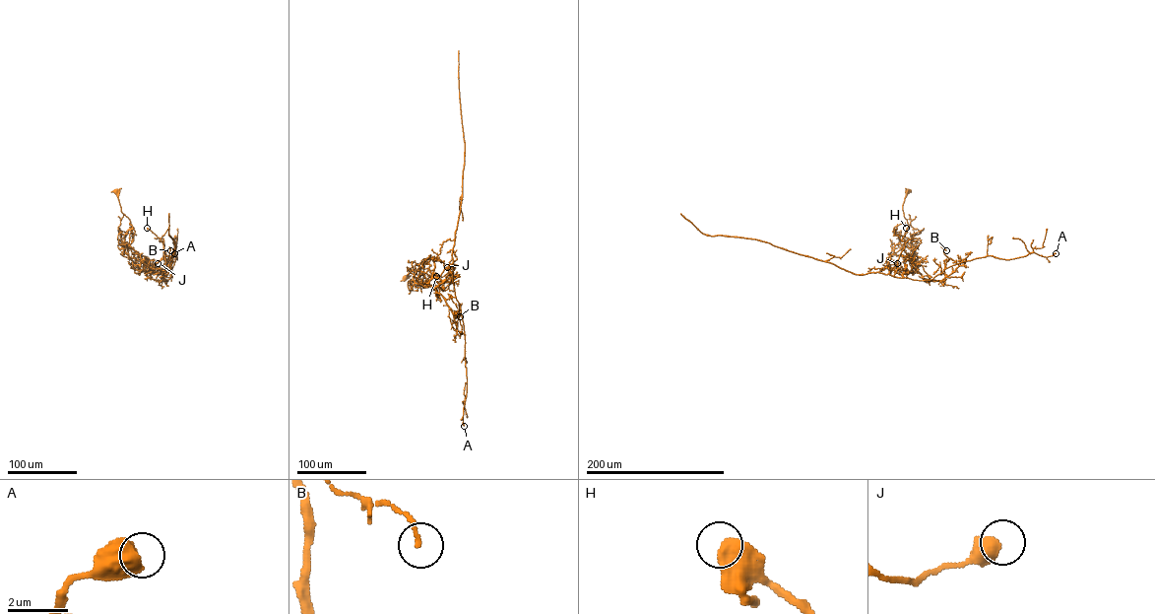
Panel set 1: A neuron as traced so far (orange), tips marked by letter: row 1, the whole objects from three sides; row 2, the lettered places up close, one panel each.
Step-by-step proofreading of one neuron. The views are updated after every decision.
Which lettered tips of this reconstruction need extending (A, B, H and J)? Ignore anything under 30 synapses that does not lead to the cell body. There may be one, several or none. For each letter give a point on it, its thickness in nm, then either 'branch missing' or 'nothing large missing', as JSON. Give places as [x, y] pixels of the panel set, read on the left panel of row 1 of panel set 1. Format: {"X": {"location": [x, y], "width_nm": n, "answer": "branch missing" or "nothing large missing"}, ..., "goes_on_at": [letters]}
{"A": {"location": [174, 253], "width_nm": 700, "answer": "nothing large missing"}, "B": {"location": [170, 250], "width_nm": 120, "answer": "nothing large missing"}, "H": {"location": [147, 228], "width_nm": 700, "answer": "nothing large missing"}, "J": {"location": [158, 263], "width_nm": 550, "answer": "nothing large missing"}, "goes_on_at": []}

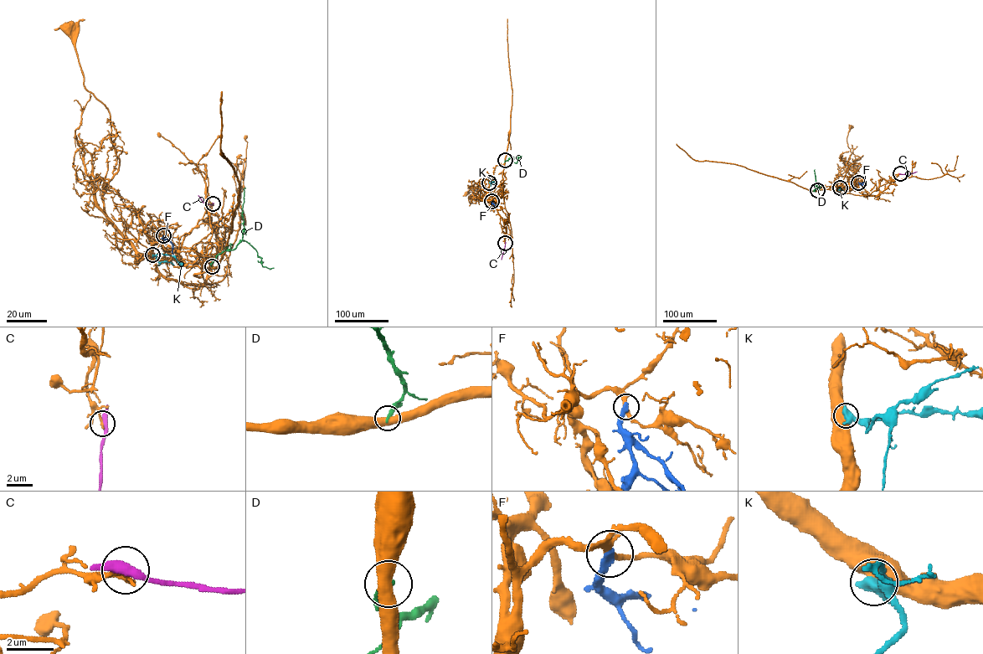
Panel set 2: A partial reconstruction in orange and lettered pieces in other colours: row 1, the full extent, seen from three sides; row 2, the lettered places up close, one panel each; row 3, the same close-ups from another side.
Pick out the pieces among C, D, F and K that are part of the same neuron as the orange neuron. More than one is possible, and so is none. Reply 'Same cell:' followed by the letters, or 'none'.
Same cell: none

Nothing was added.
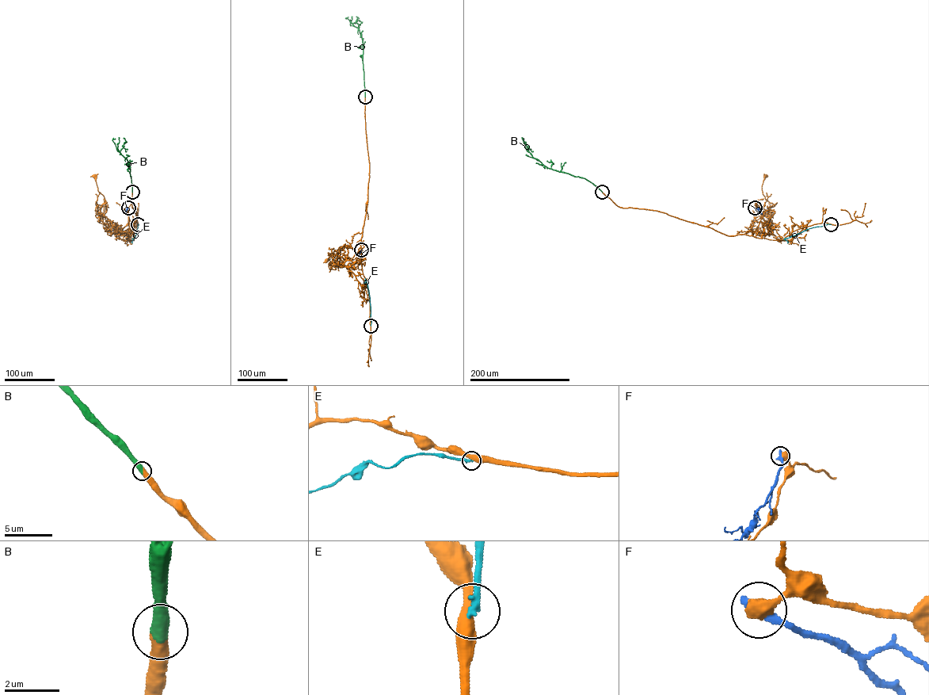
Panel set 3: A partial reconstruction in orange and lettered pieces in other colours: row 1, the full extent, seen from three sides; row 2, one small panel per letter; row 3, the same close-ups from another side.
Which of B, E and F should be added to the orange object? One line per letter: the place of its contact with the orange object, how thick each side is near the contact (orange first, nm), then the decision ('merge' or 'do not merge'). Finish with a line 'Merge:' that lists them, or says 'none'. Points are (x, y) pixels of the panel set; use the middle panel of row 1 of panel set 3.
B: contact (365, 97); calibres 500 and 500 nm; merge
E: contact (371, 326); calibres 440 and 220 nm; do not merge
F: contact (361, 250); calibres 600 and 420 nm; do not merge
Merge: B

